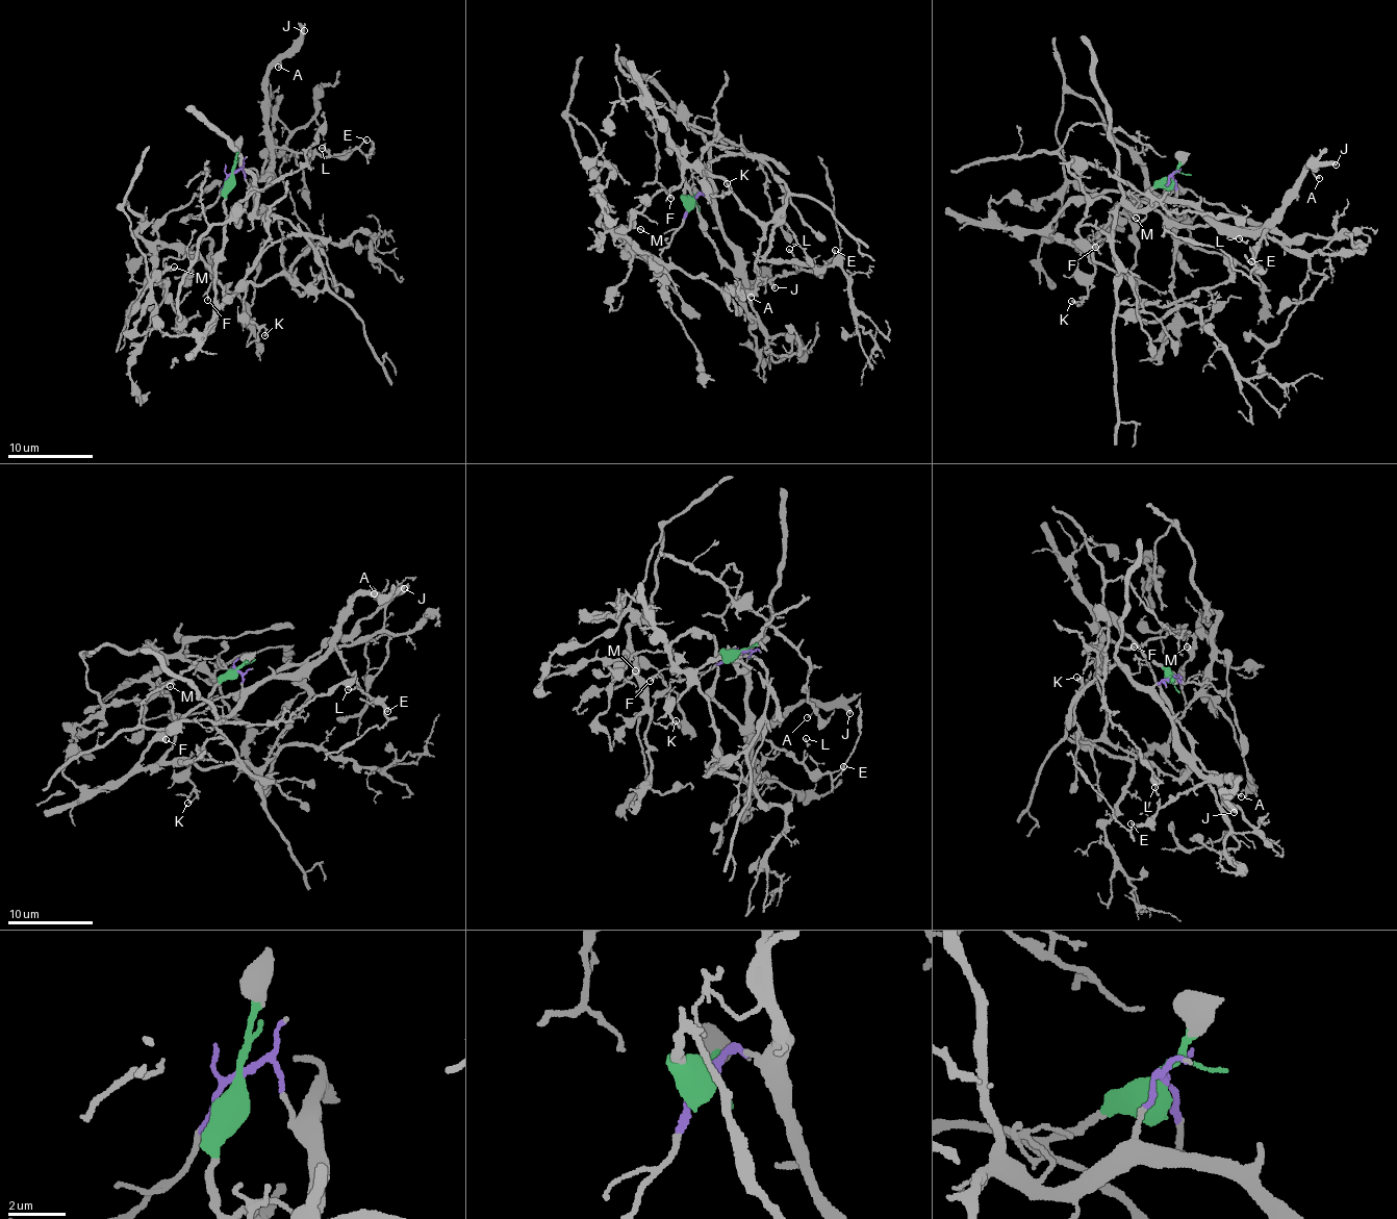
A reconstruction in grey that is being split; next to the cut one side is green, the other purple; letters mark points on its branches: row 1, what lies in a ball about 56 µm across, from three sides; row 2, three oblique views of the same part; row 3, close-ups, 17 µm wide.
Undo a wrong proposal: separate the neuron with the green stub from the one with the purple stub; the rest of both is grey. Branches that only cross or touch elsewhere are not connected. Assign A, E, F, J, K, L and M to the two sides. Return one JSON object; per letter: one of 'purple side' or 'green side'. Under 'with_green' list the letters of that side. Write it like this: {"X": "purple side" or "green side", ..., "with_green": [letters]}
{"A": "purple side", "E": "purple side", "F": "green side", "J": "purple side", "K": "green side", "L": "purple side", "M": "green side", "with_green": ["F", "K", "M"]}

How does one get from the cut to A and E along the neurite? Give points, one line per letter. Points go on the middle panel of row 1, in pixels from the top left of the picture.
A: (689, 201), (707, 196), (736, 256), (744, 285), (742, 291), (738, 287), (747, 282), (752, 298)
E: (689, 201), (699, 194), (707, 196), (746, 288), (797, 271), (818, 271), (828, 263), (835, 249)

